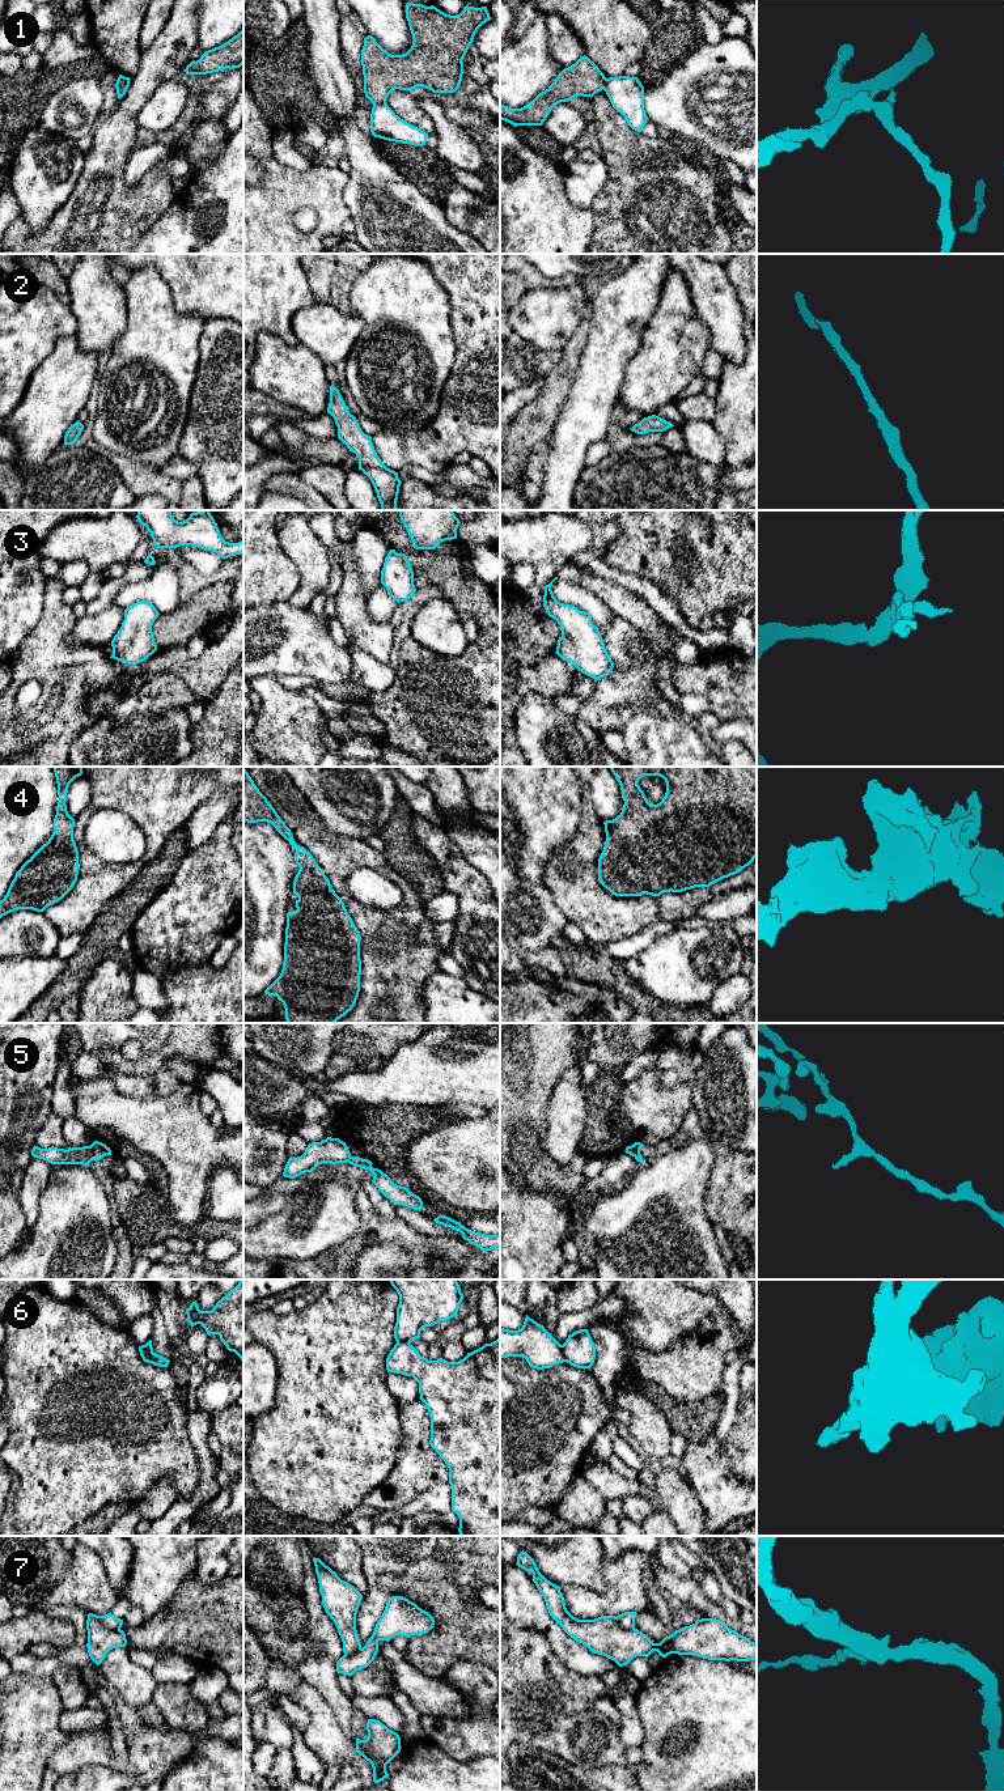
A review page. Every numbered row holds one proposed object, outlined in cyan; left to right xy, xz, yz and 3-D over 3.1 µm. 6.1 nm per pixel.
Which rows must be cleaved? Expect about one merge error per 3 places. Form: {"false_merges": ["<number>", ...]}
{"false_merges": ["1", "5", "6", "7"]}

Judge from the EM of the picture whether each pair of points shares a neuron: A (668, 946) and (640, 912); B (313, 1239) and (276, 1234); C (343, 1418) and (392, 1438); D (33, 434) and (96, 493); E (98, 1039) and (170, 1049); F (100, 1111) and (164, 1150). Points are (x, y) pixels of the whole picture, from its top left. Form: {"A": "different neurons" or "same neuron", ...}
{"A": "different neurons", "B": "same neuron", "C": "same neuron", "D": "different neurons", "E": "same neuron", "F": "same neuron"}

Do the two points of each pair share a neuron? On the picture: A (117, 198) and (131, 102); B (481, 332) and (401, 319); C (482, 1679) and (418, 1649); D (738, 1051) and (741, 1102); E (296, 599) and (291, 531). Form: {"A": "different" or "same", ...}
{"A": "same", "B": "different", "C": "different", "D": "same", "E": "same"}

